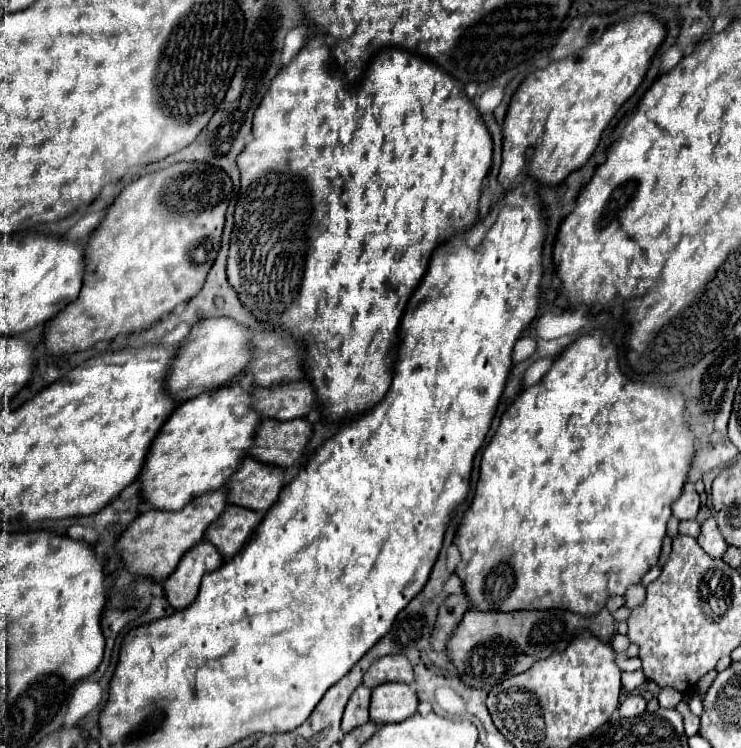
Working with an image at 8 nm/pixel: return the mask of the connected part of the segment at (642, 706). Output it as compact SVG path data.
M636 694L626 696L624 702L620 704L620 716L622 718L626 718L626 716L640 716L644 710L646 710L646 700L642 696L636 696Z

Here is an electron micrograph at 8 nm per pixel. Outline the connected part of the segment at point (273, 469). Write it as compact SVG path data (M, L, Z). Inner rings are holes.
M246 456L228 482L228 502L256 512L268 512L284 486L284 468Z

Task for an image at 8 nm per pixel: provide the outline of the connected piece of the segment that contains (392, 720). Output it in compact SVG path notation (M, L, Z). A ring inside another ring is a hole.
M386 682L372 690L370 720L376 724L396 724L418 710L416 692L404 682Z

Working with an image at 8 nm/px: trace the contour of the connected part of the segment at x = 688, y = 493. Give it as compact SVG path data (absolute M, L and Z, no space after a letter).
M686 484L684 486L684 492L682 496L672 504L672 514L678 518L678 520L694 520L696 514L700 510L700 498L694 490L694 484Z

